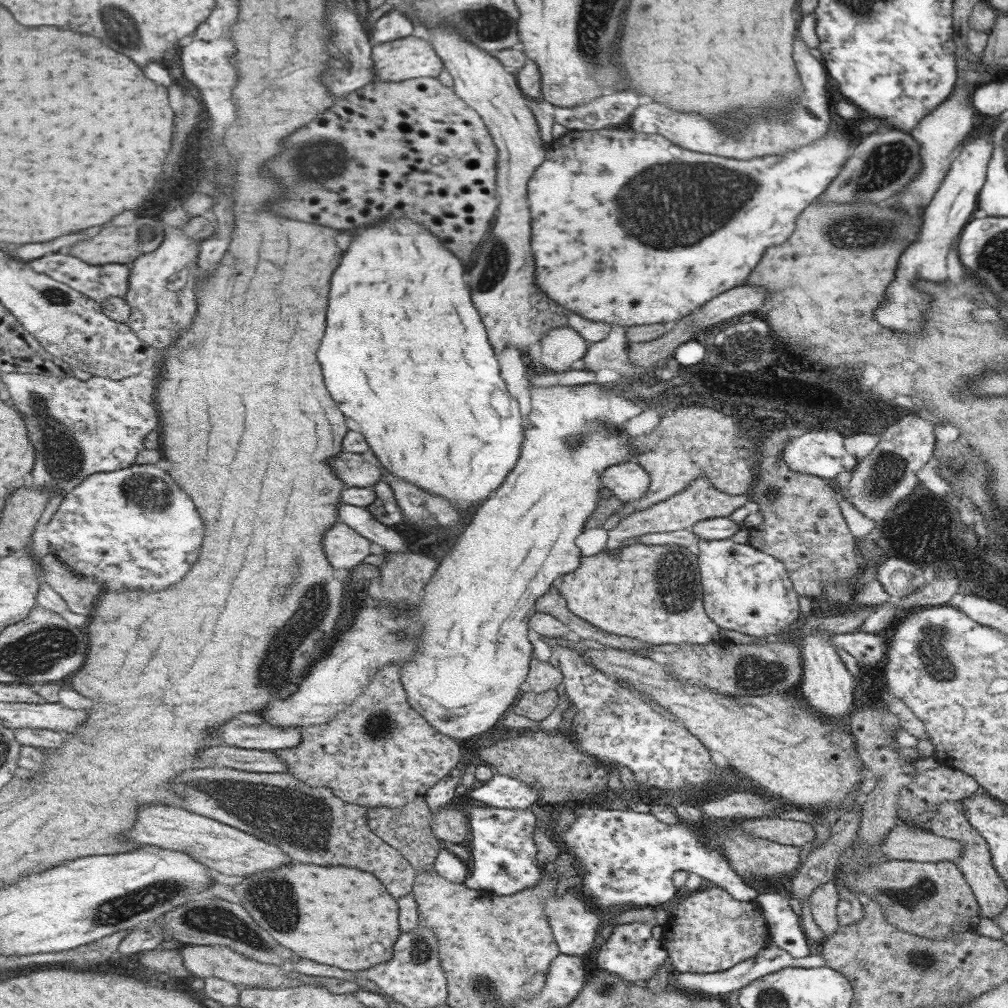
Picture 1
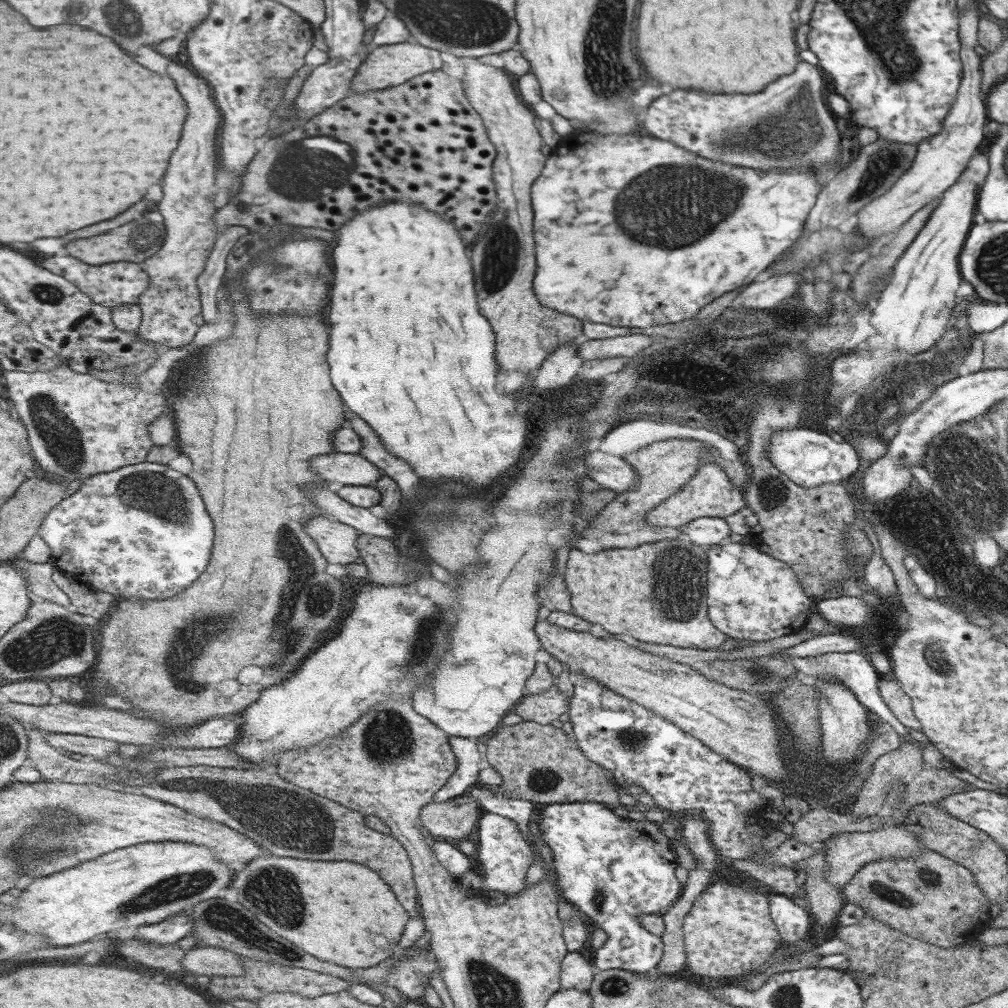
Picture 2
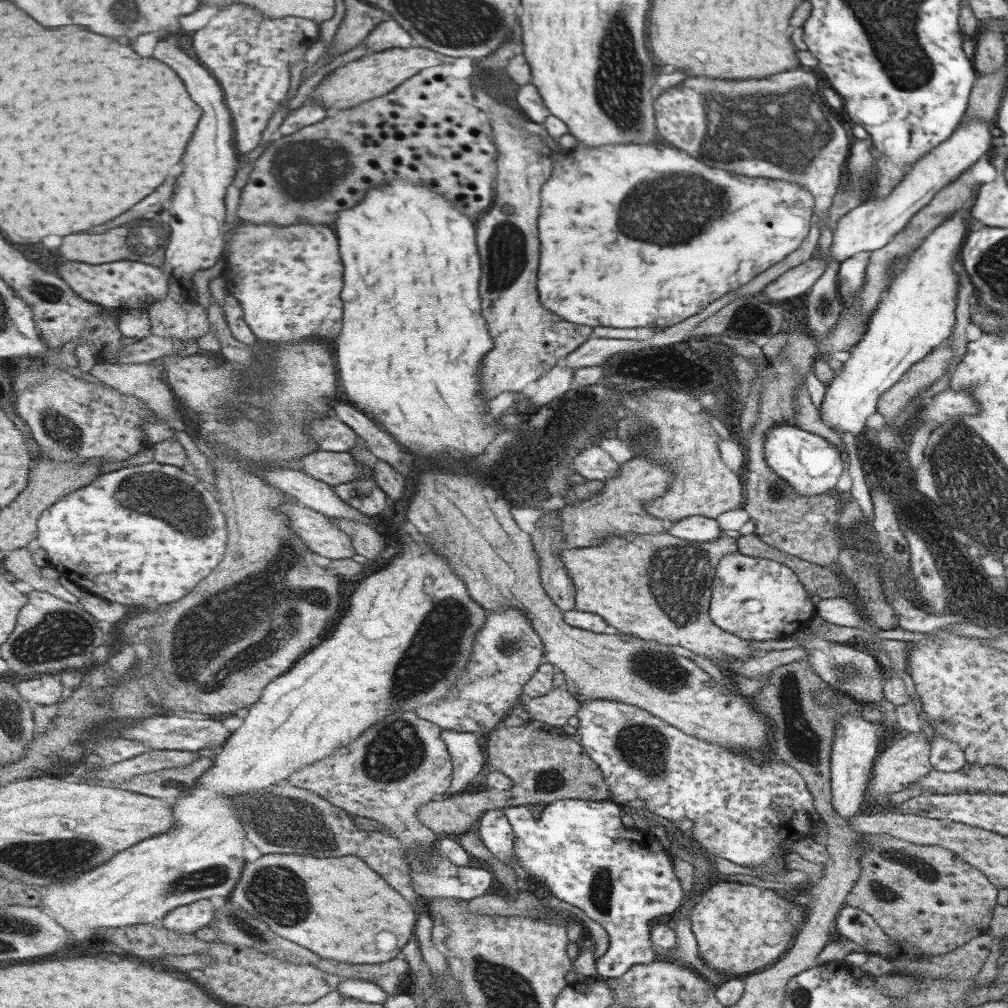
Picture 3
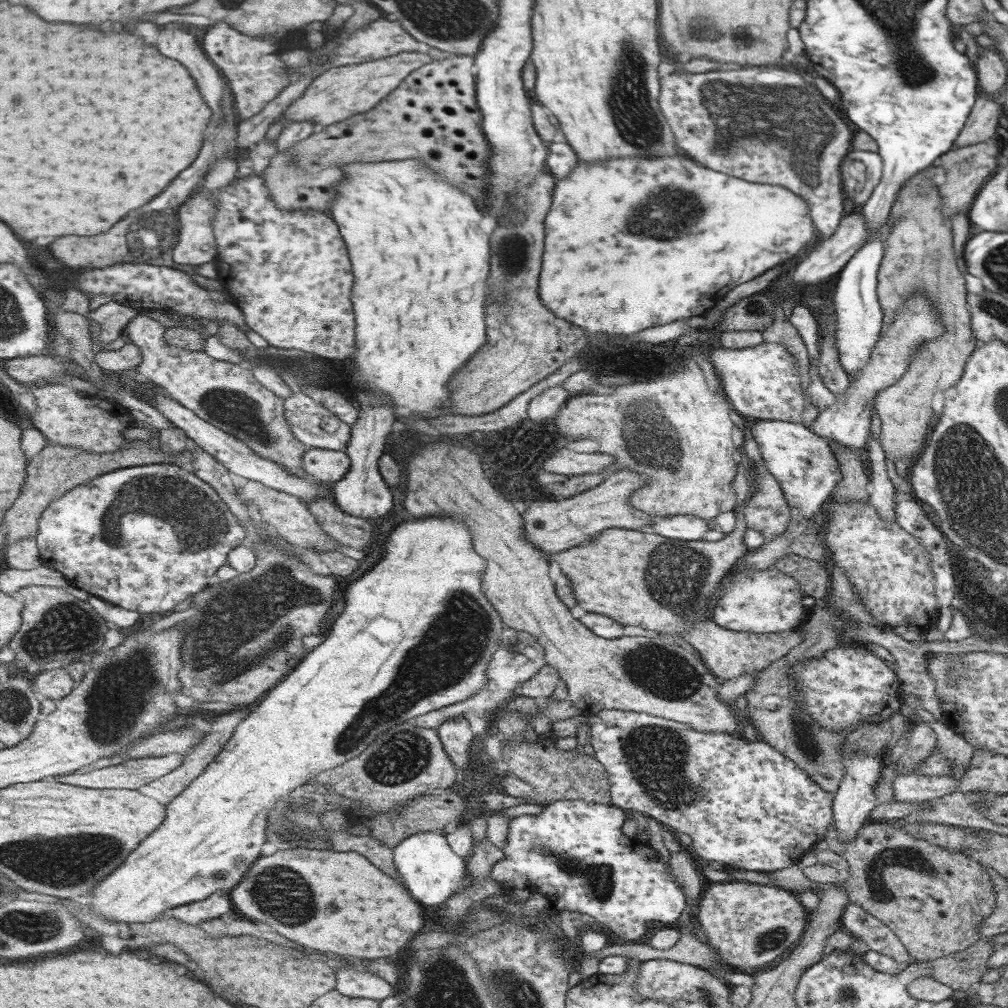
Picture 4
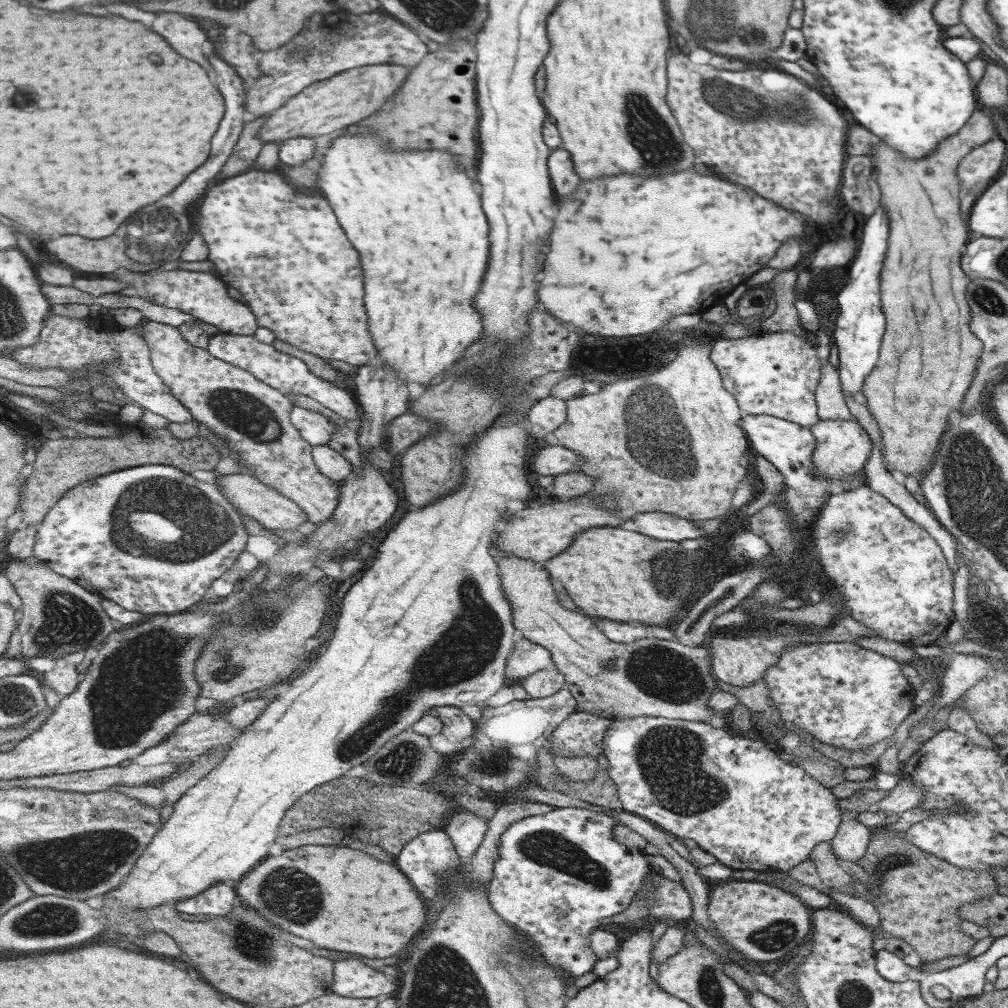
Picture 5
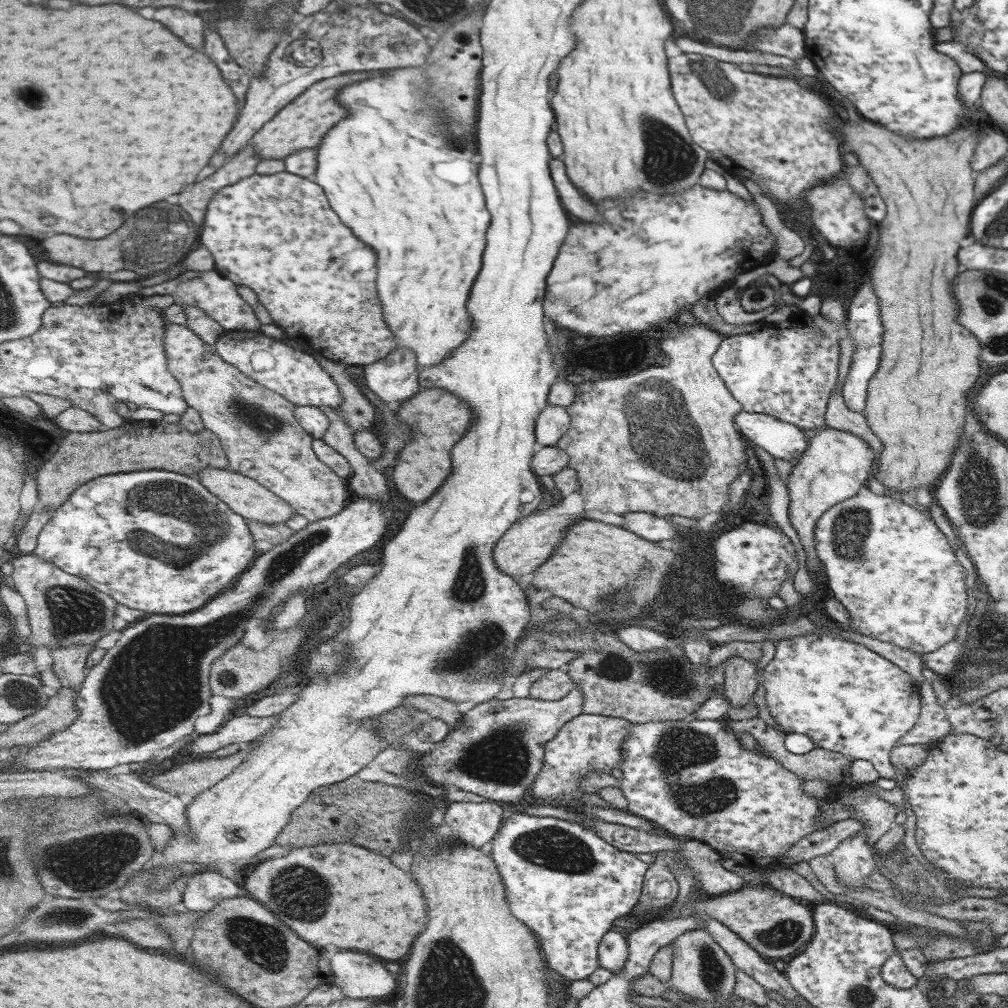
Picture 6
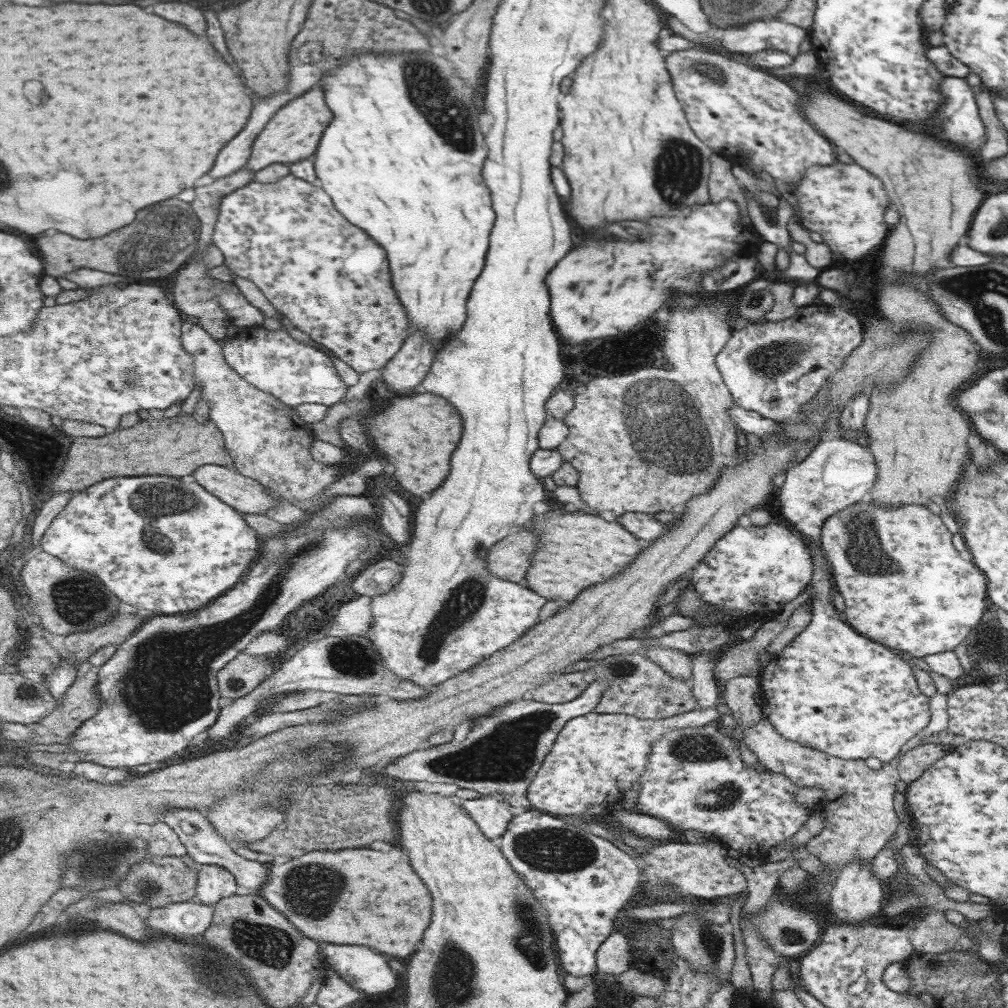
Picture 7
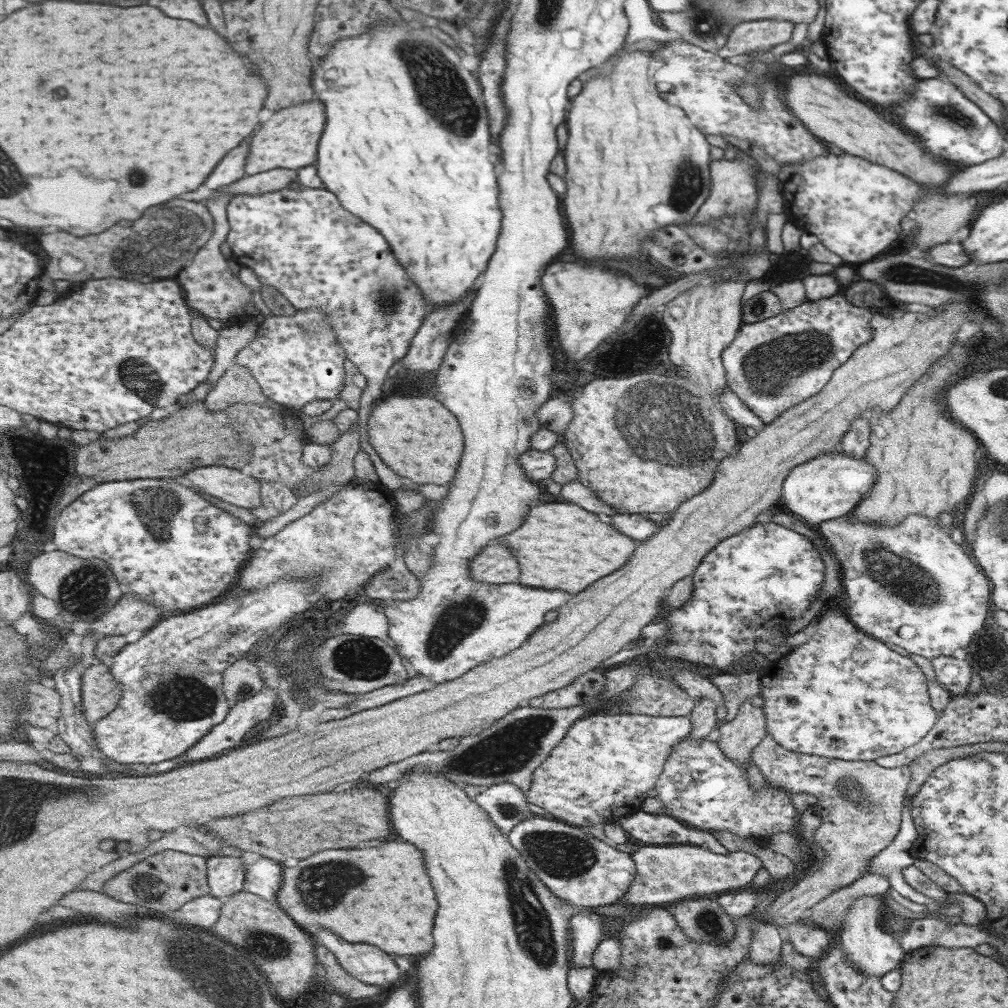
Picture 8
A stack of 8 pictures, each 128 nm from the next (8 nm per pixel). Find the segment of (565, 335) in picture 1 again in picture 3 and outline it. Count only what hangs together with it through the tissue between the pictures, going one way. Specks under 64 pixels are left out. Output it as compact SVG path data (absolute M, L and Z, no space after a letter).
M558 365L546 370L536 381L537 392L530 398L532 406L543 406L569 392L569 388L573 388L572 372L572 368Z

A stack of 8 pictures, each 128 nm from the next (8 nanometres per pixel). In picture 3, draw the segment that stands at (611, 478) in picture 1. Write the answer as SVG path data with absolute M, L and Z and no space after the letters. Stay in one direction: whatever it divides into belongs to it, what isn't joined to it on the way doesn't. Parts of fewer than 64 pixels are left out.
M598 446L584 448L571 458L570 468L587 480L607 481L618 476L620 467Z

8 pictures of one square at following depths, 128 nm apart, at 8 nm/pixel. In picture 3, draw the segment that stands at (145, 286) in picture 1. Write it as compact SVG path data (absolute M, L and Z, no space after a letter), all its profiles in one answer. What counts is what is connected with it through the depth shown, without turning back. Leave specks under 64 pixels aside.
M177 36L163 40L155 50L155 58L177 70L177 74L187 82L187 88L191 90L195 102L199 102L199 106L205 110L203 122L199 122L199 130L195 132L195 138L191 140L191 146L187 148L187 154L183 158L185 172L181 178L177 178L173 204L169 209L171 218L168 225L172 234L161 270L170 276L170 291L147 309L152 322L151 335L179 338L185 342L201 338L211 330L207 311L205 306L199 304L191 276L199 270L213 268L219 258L222 258L223 248L226 248L226 197L238 176L240 161L233 146L234 118L226 103L226 91L218 78L215 78L199 58L191 58L181 48L181 38Z

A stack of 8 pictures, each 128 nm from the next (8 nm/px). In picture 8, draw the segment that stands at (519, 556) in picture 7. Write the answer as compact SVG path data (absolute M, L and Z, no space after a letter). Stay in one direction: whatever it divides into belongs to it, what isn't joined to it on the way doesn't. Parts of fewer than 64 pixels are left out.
M485 546L468 560L473 579L481 584L517 583L520 576L513 554L503 546Z

